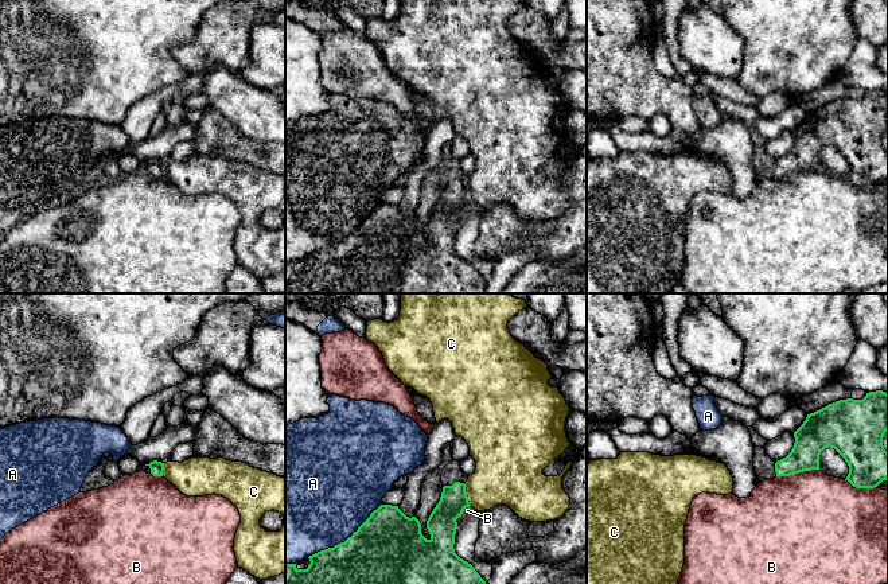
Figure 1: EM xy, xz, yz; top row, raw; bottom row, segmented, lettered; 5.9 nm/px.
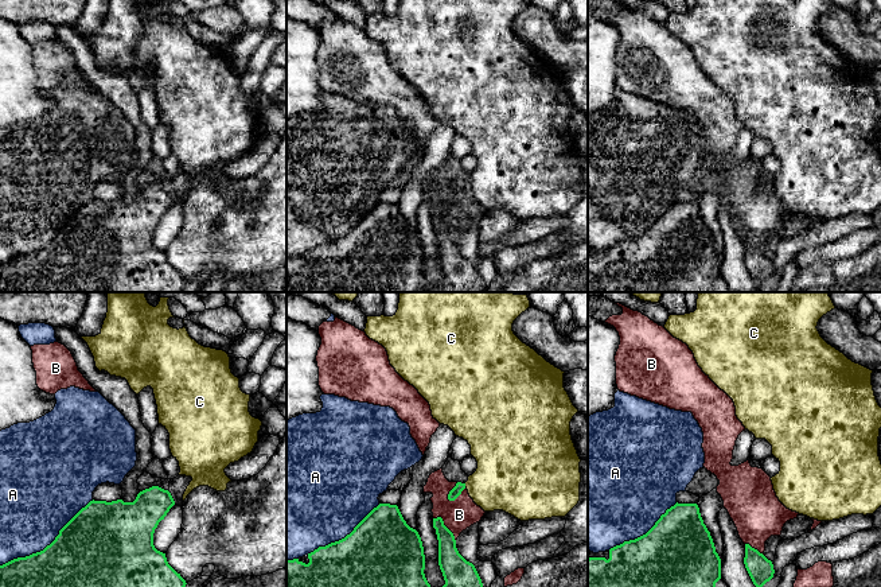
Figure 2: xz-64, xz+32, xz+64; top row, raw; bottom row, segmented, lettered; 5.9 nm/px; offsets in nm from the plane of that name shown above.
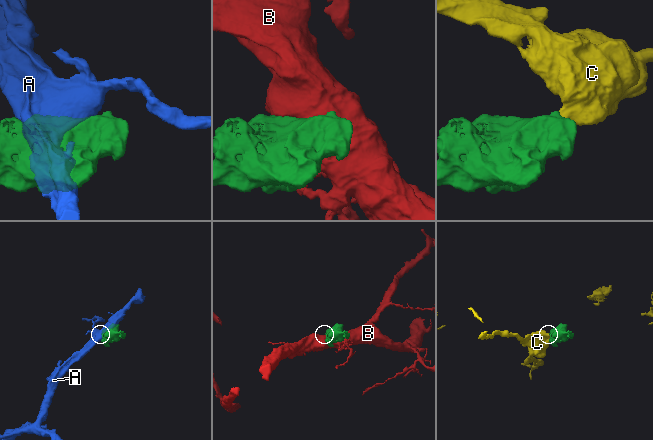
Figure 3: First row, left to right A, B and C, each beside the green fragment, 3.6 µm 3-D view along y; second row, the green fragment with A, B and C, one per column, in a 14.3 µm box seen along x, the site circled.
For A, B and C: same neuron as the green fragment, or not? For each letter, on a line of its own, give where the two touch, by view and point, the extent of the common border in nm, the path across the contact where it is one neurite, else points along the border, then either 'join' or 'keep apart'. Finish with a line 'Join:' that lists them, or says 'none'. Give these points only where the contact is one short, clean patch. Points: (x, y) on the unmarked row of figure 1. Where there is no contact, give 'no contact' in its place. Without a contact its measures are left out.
A: meets green in xz at (346, 238); contact 550 nm long; keep apart
B: meets green in yz at (797, 171); contact 260 nm long; keep apart
C: meets green in xz at (466, 193); contact 140 nm long; border along xz (463, 182), (467, 190), (467, 199), (471, 203); keep apart
Join: none

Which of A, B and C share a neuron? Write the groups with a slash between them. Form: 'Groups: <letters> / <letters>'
Groups: A / B / C

